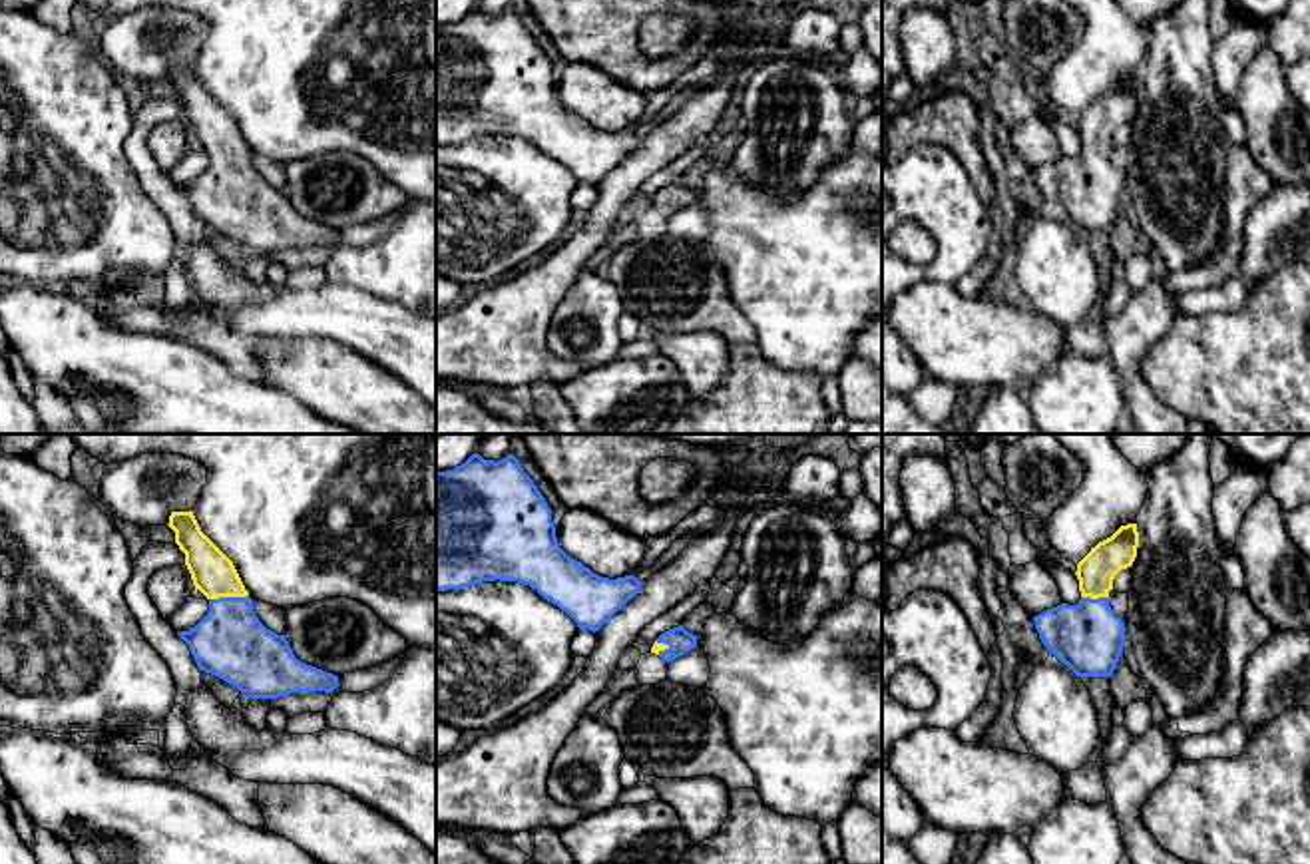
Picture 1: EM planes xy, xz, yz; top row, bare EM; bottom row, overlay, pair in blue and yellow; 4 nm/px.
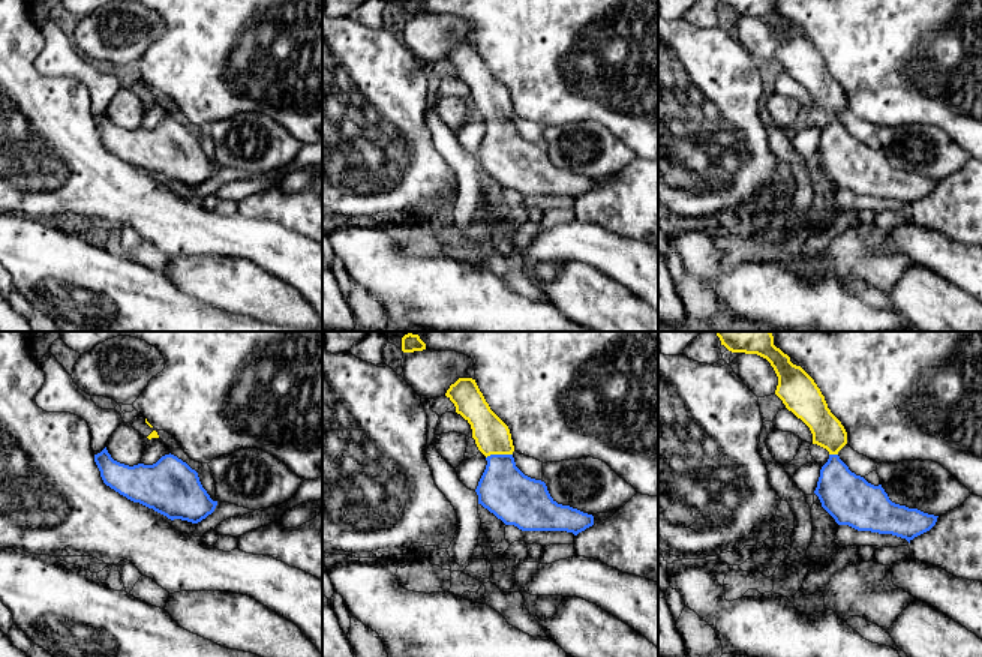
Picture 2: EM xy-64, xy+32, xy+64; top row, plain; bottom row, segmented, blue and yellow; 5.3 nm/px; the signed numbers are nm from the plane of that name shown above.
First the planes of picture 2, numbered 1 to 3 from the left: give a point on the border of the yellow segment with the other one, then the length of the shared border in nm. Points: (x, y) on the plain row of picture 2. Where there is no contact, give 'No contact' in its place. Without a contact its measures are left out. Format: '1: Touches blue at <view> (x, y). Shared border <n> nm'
1: No contact
2: Touches blue at xy+32 (498, 119). Shared border 150 nm
3: Touches blue at xy+64 (834, 119). Shared border 50 nm

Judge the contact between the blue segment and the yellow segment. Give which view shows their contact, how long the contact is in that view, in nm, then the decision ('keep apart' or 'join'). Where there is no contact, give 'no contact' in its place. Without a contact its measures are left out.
meets blue in xy; contact 160 nm long; join

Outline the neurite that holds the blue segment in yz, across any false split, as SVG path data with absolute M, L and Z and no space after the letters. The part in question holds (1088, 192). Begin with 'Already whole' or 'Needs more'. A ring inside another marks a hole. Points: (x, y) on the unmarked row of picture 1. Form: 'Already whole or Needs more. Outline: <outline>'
Needs more. Outline: M1137 78L1121 80L1077 117L1081 153L1033 171L1041 197L1077 231L1111 231L1125 201L1125 177L1109 159L1113 133L1133 119Z

